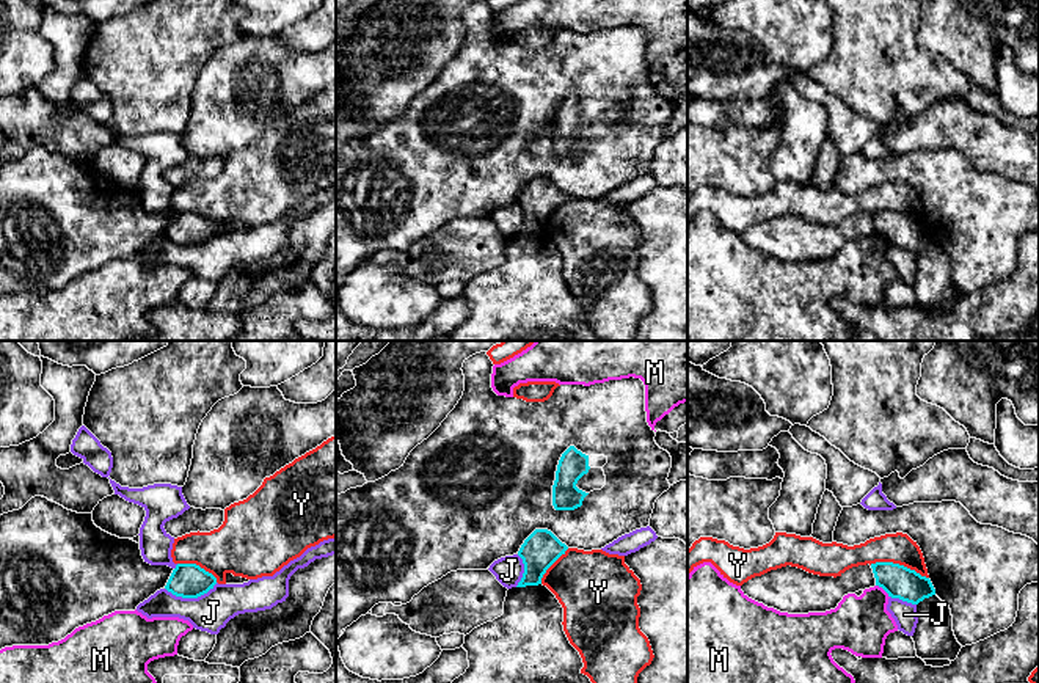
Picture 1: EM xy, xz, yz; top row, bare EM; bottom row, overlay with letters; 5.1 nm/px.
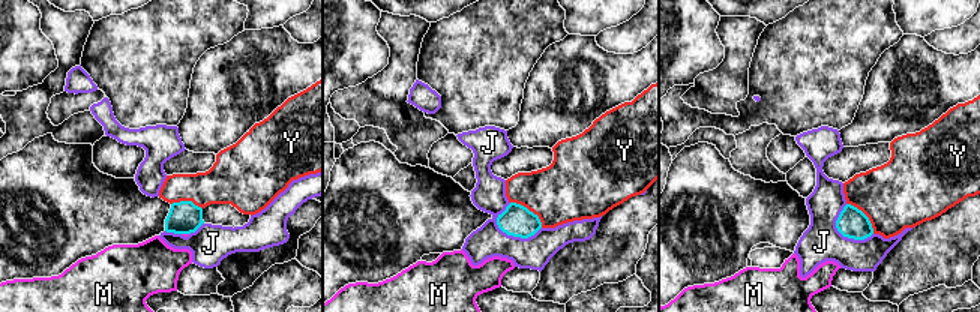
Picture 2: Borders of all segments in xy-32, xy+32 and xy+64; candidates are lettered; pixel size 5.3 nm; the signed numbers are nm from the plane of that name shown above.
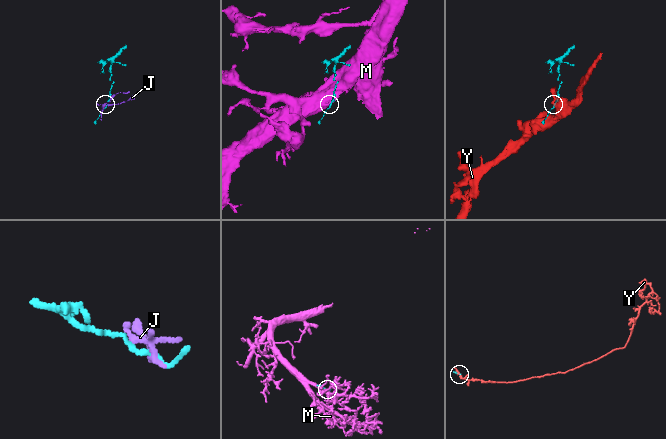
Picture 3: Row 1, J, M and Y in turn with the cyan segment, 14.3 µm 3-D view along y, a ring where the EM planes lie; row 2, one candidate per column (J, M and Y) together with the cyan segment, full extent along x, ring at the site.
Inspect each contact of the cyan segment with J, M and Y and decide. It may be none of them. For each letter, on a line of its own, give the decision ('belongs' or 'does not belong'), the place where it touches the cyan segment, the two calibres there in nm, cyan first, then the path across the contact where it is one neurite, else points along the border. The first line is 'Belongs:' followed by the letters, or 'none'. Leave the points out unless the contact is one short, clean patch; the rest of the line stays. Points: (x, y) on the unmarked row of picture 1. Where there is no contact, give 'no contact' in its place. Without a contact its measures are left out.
Belongs: none
J: does not belong; meets cyan in xy at (190, 245); 180 nm thick on the cyan side, 200 nm on the other
M: does not belong; meets cyan in yz at (884, 237); 170 nm thick on the cyan side, 300 nm on the other
Y: does not belong; meets cyan in yz at (898, 212); 170 nm thick on the cyan side, 160 nm on the other

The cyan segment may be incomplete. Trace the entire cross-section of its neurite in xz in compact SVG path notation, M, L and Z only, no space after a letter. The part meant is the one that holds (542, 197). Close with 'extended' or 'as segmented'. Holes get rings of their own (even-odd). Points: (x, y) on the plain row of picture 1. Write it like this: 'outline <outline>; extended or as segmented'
outline M535 177L521 193L518 204L523 207L524 221L516 236L538 234L546 218L562 204L568 195L551 179Z; as segmented

